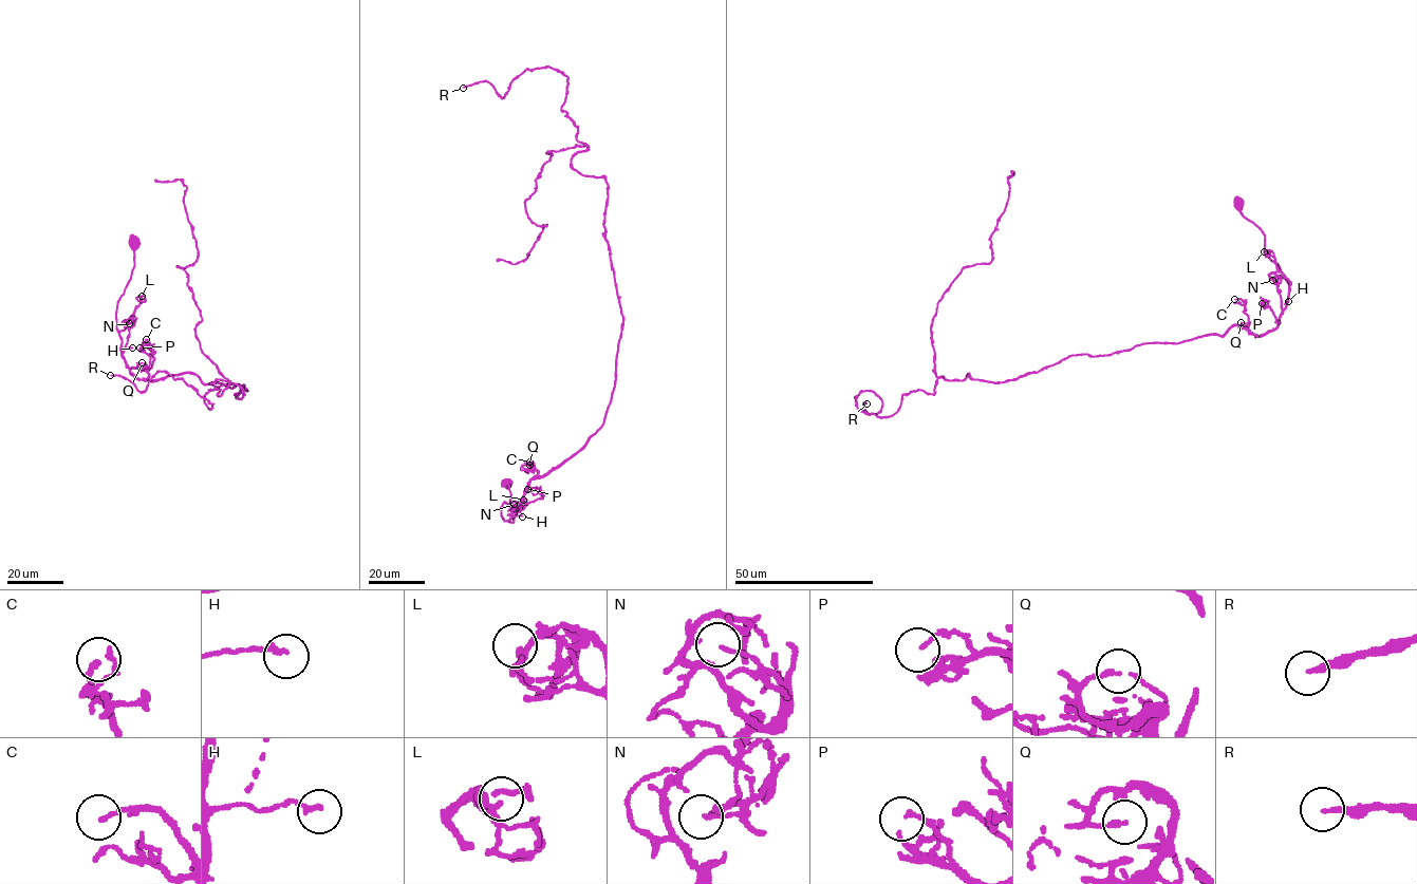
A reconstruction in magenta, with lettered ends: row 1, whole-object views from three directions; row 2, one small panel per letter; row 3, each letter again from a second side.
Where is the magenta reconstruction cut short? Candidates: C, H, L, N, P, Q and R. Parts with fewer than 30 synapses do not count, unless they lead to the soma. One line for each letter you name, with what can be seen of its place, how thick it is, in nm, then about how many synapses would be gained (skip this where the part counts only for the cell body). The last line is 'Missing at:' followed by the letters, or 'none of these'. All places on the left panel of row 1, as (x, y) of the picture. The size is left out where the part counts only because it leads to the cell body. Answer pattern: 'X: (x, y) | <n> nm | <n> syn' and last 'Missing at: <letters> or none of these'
R: (110, 375) | 200 nm | 90 syn
Missing at: R

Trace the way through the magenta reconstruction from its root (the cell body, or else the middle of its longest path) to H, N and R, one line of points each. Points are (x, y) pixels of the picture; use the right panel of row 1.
H: (1237, 203), (1236, 208), (1264, 234), (1264, 251), (1279, 266), (1289, 285), (1288, 301)
N: (1237, 203), (1241, 213), (1261, 230), (1264, 251), (1289, 285), (1283, 309), (1280, 279), (1276, 276), (1272, 280)
R: (1237, 203), (1289, 285), (1273, 330), (940, 376), (886, 416), (867, 403)

